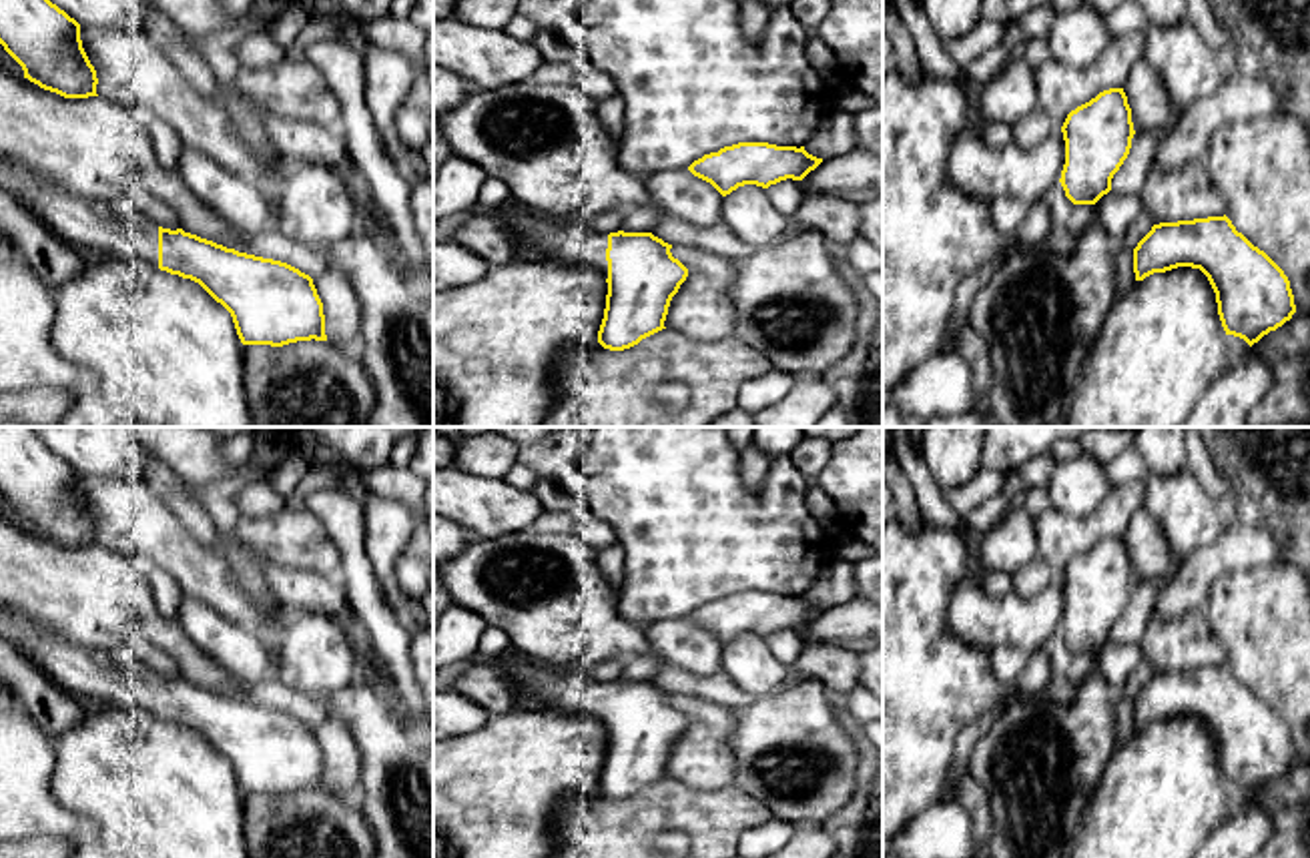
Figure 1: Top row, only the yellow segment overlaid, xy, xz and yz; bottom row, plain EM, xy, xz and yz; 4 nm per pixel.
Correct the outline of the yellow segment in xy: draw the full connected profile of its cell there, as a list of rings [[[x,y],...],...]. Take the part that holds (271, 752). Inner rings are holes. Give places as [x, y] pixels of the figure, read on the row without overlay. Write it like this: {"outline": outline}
{"outline": [[[6,605],[0,607],[0,639],[80,702],[142,708],[199,732],[231,762],[243,794],[327,790],[313,728],[287,712],[239,702],[183,678],[162,678],[148,668],[126,672],[110,652],[62,641]]]}

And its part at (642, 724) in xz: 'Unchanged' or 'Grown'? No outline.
Grown

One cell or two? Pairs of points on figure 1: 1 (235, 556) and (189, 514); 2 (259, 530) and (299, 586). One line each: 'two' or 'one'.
1: one
2: two

